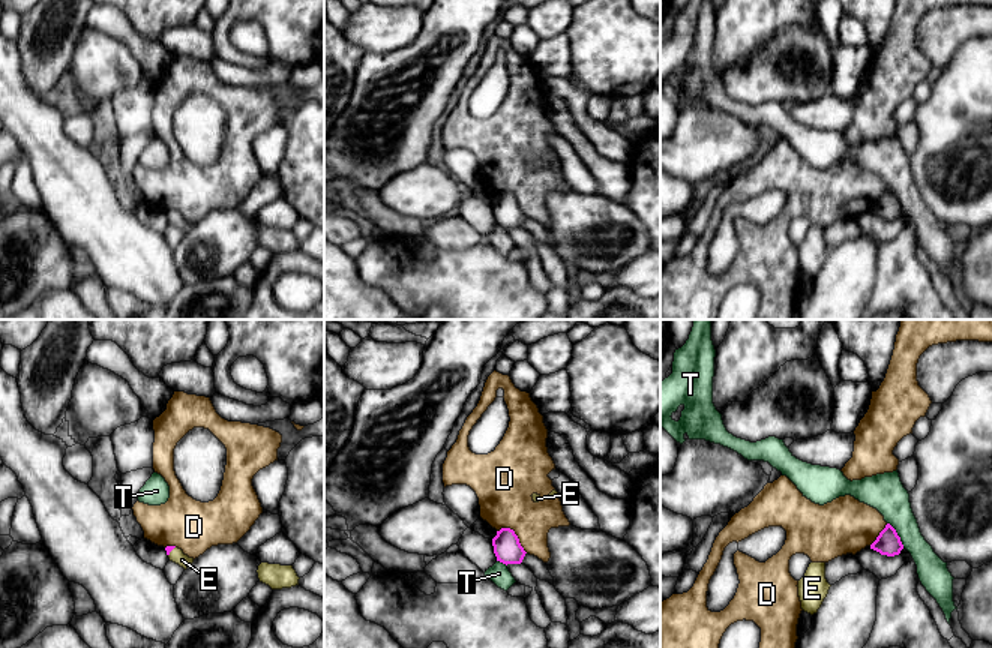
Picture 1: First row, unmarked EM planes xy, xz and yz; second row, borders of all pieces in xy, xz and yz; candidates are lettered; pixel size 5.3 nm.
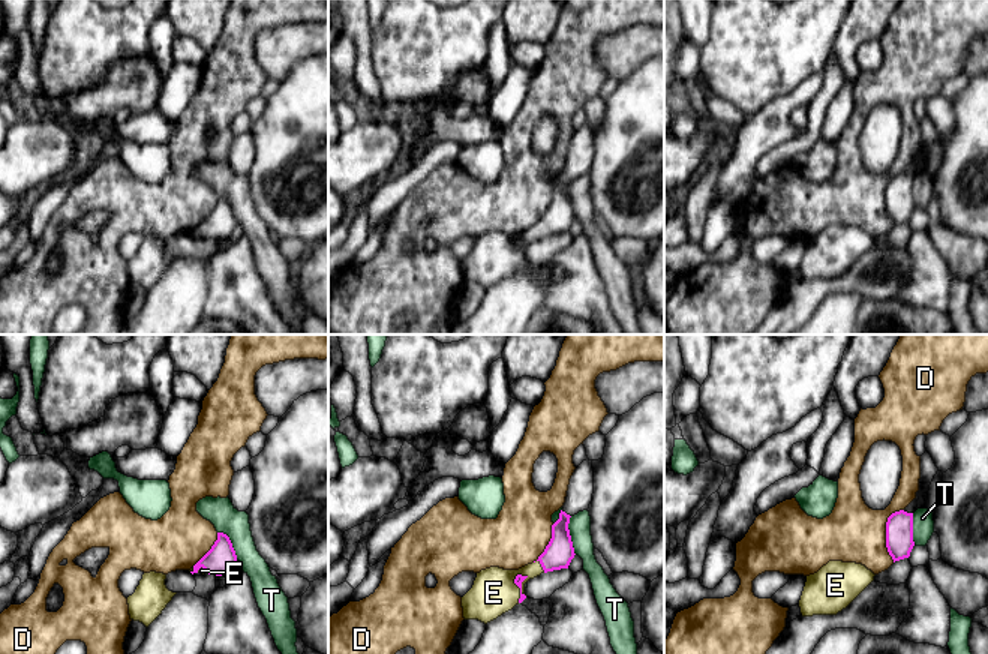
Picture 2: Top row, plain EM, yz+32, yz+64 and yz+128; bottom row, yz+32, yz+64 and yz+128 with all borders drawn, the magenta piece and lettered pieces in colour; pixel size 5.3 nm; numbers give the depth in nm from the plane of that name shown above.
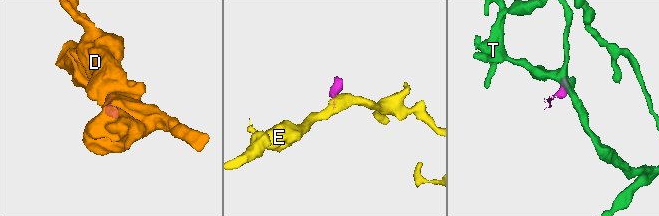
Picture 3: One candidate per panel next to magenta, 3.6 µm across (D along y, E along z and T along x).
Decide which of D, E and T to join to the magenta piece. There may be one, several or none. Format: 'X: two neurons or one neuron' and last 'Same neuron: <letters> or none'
D: two neurons
E: one neuron
T: two neurons
Same neuron: E

